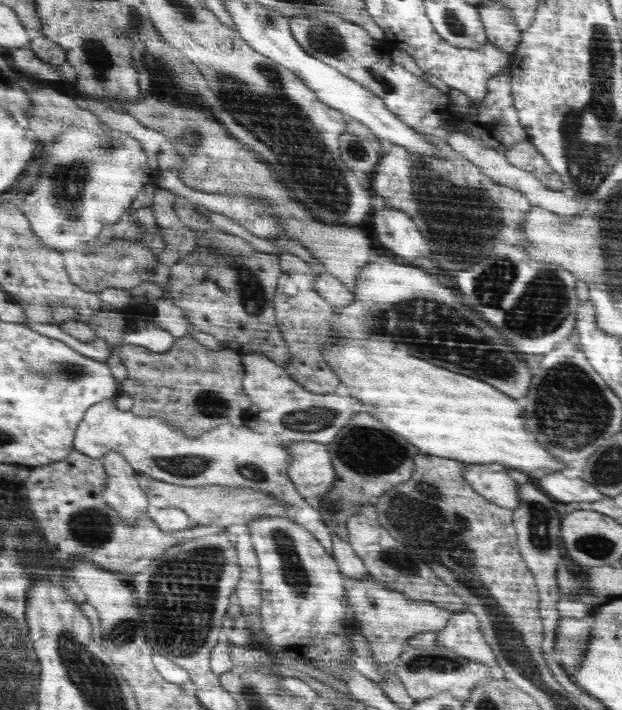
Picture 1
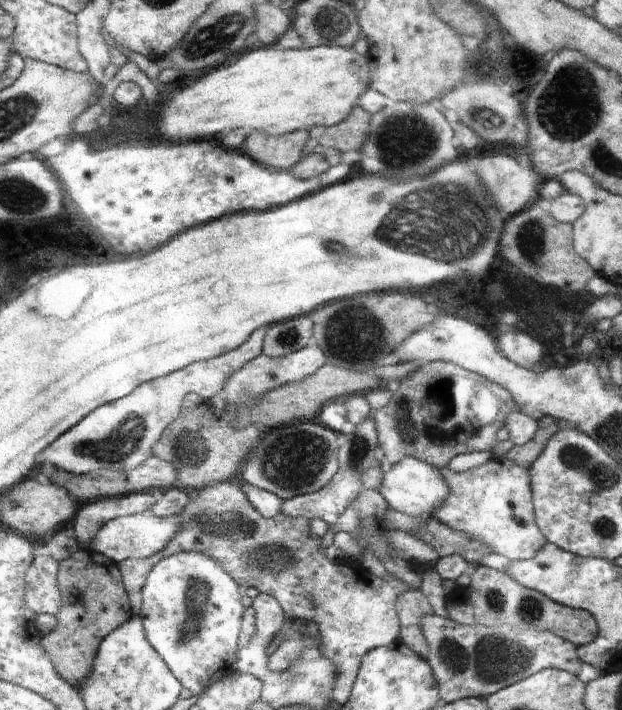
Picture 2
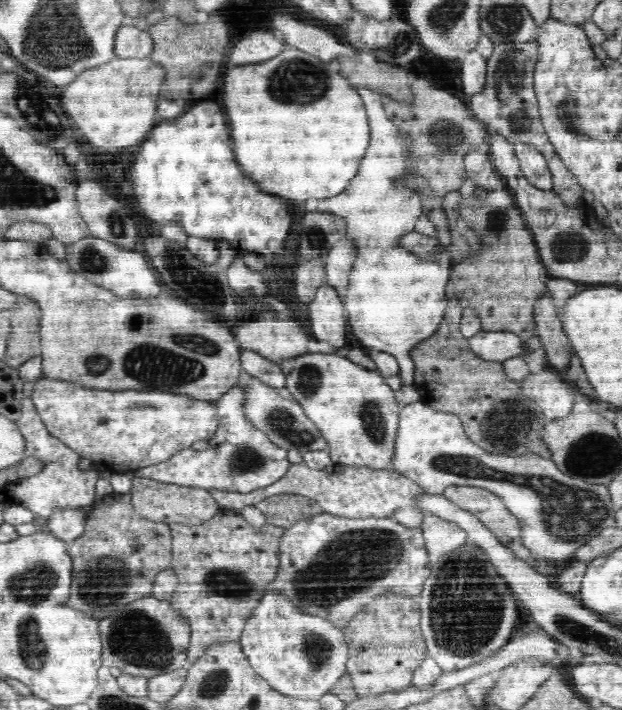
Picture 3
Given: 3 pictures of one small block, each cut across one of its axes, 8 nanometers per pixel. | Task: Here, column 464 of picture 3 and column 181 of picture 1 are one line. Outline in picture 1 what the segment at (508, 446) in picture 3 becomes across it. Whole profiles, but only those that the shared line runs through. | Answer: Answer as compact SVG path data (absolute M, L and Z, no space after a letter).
M185 335L166 353L157 353L143 346L122 345L119 355L128 370L128 378L120 383L120 393L135 398L133 410L136 414L166 418L192 438L220 425L242 426L254 407L244 390L245 354L229 349L217 352Z

